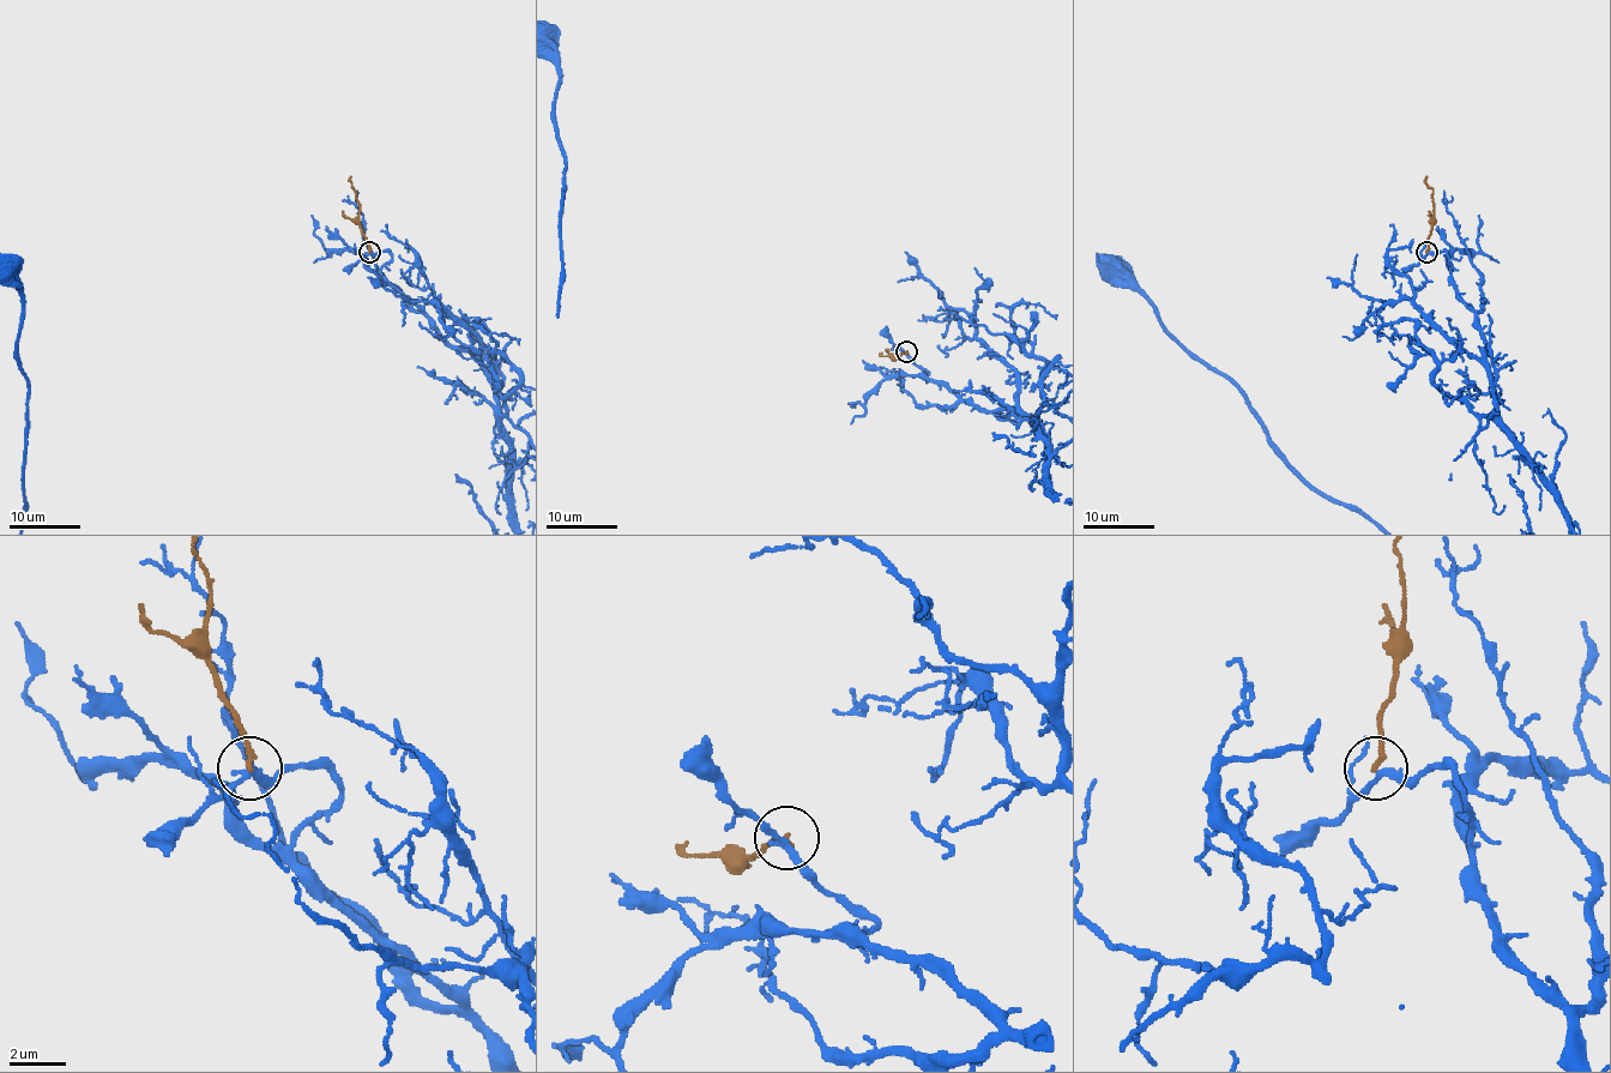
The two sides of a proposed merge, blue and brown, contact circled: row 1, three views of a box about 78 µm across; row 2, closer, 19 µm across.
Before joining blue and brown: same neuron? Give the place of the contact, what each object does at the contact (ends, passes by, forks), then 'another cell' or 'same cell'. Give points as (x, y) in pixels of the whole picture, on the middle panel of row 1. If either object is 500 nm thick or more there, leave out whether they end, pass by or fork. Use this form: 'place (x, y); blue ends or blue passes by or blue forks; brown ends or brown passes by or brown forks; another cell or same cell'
place (906, 351); blue passes by; brown ends; another cell

